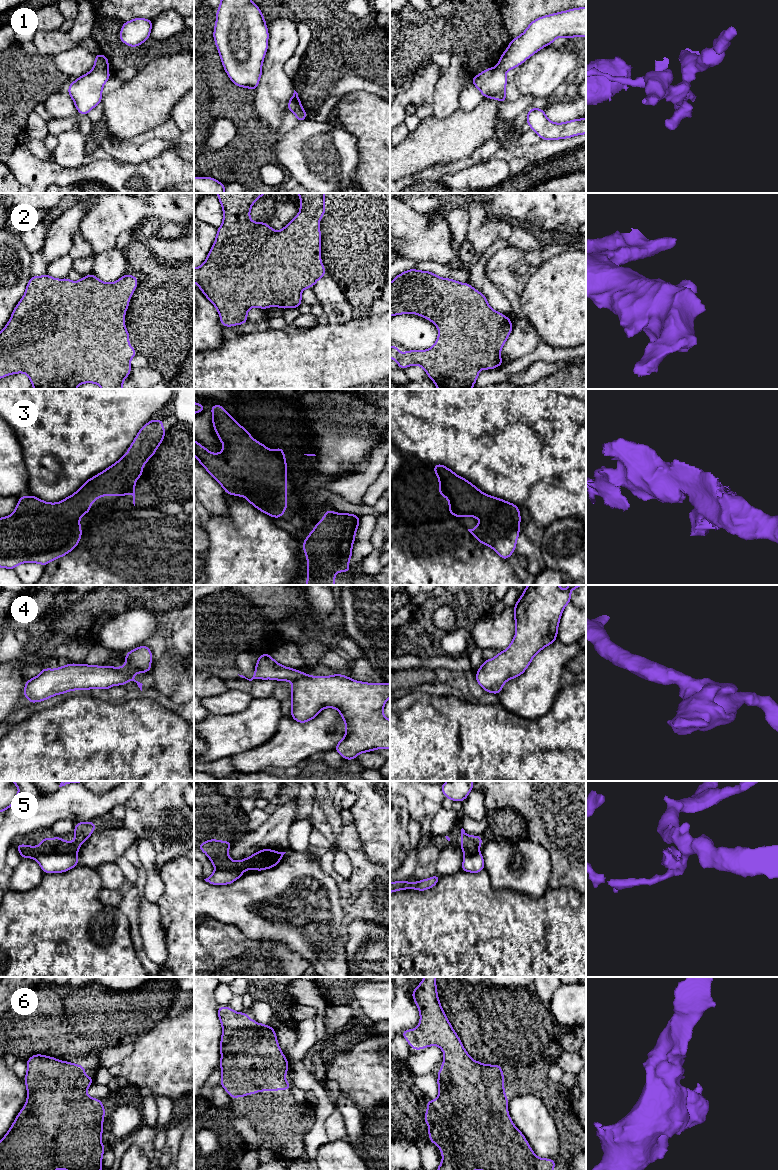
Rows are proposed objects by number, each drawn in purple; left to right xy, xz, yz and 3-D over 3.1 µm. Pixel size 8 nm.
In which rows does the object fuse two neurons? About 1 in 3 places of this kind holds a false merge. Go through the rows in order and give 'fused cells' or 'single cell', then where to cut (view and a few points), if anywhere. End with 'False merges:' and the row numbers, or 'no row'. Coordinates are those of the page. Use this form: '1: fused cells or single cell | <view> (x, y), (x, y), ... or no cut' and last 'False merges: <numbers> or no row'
1: fused cells | xy (94, 66), (107, 70)
2: single cell | no cut
3: single cell | no cut
4: single cell | no cut
5: fused cells | xy (76, 852), (39, 853), (33, 857)
6: single cell | no cut
False merges: 1, 5

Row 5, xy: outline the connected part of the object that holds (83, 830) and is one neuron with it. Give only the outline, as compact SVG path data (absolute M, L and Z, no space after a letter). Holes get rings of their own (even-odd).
M78 822L74 829L75 841L70 843L67 840L62 840L59 835L48 840L42 836L42 843L39 846L29 846L24 844L17 844L16 847L22 857L34 858L39 854L52 853L77 853L80 849L81 843L85 842L97 827L94 822Z

